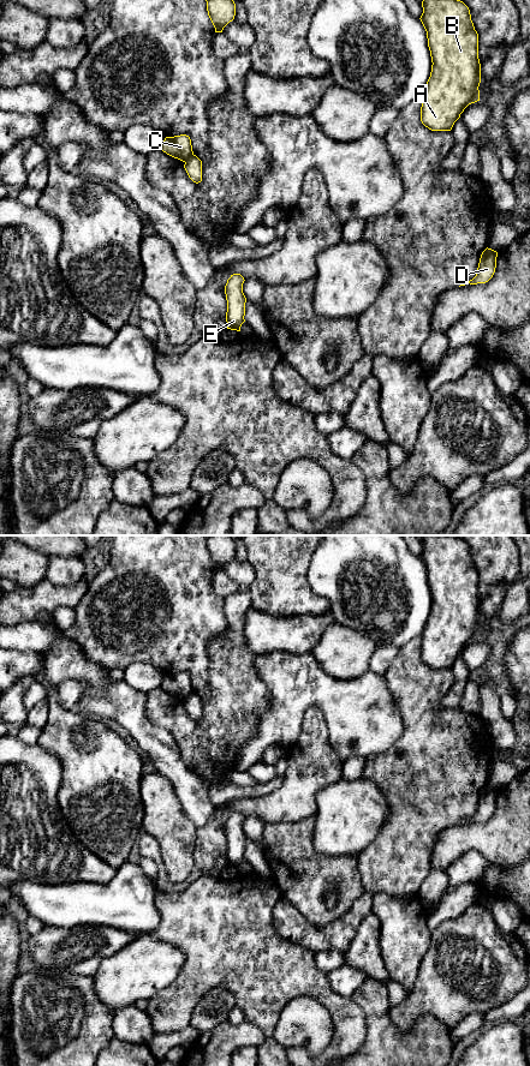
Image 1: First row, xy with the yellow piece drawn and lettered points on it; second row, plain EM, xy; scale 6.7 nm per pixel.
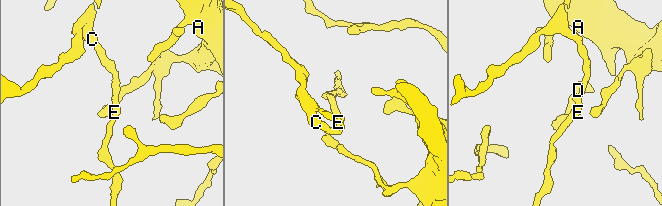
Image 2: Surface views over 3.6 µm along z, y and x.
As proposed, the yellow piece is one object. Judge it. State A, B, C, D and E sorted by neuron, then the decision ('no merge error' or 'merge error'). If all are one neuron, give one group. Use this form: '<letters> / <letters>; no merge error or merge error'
A B C D / E; merge error

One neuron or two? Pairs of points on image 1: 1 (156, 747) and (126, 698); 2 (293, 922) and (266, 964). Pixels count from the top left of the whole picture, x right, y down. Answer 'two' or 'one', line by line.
1: one
2: two

